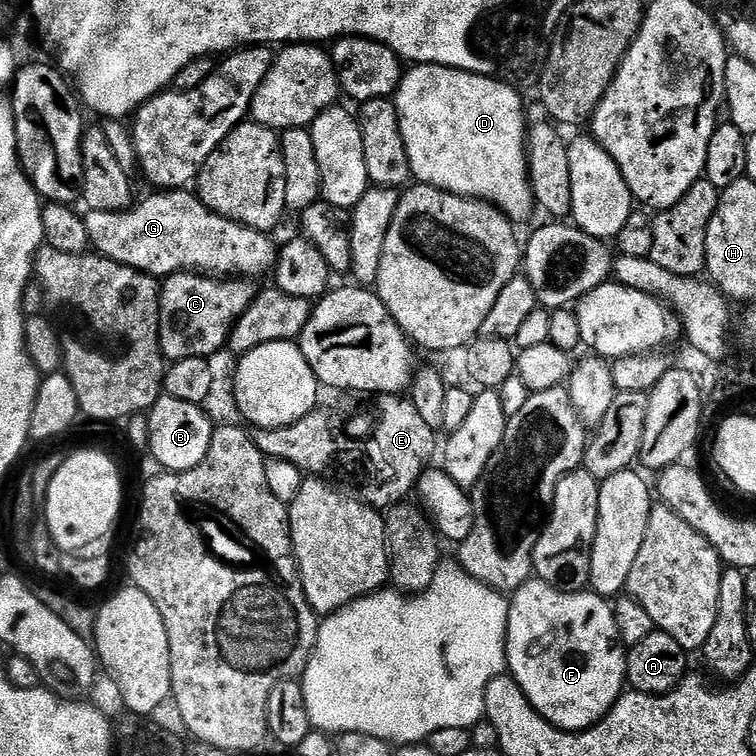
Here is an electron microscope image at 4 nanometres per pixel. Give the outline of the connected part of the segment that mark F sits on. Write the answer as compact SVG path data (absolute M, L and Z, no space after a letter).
M533 578L511 593L508 628L508 669L515 687L524 691L543 720L565 732L583 732L600 723L626 688L628 657L620 645L616 616L607 599L591 590L563 592L542 579Z

